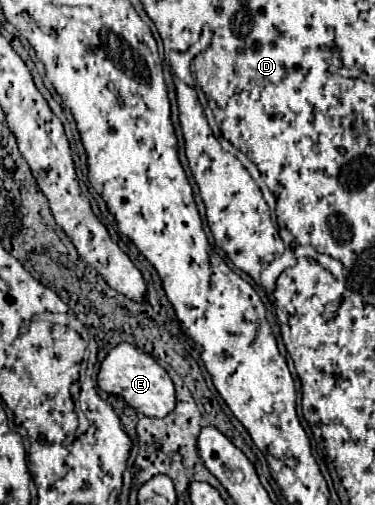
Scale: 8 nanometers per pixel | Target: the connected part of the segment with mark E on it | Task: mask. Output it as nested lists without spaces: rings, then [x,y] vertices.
[[[123,342],[107,354],[107,358],[101,362],[97,382],[101,390],[109,394],[119,394],[131,408],[135,408],[145,416],[163,418],[175,408],[175,386],[169,374],[153,356],[141,352],[133,344]]]

